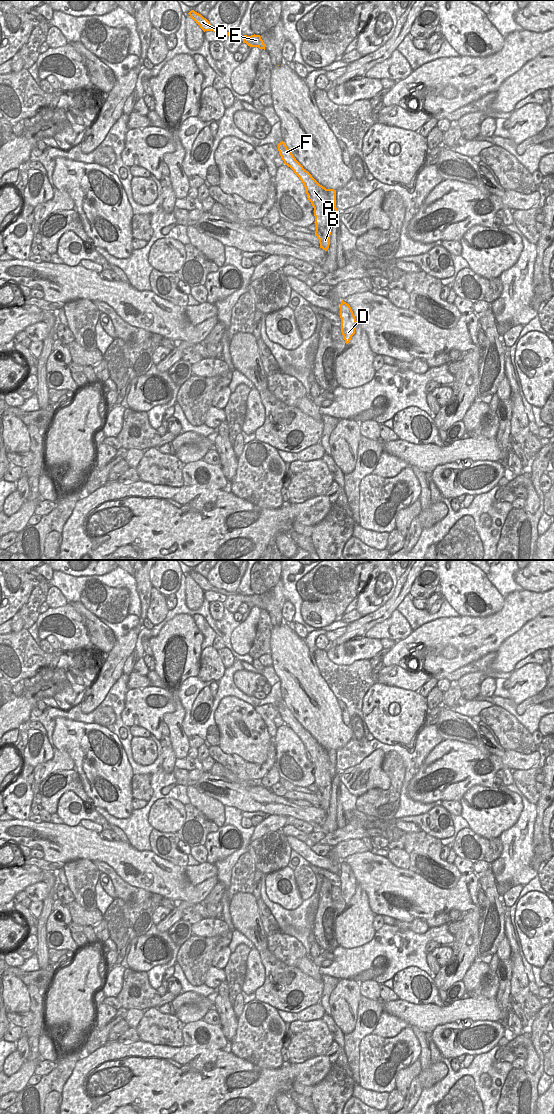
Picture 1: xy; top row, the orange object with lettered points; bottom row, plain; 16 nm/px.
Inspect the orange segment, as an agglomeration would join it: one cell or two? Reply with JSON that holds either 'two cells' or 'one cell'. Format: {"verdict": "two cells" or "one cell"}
{"verdict": "two cells"}

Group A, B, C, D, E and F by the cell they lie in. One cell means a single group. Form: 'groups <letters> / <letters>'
groups A B F / C D E

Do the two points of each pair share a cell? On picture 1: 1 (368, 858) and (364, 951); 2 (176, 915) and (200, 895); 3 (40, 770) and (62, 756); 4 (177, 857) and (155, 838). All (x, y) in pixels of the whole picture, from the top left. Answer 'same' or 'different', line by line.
1: different
2: same
3: same
4: same

